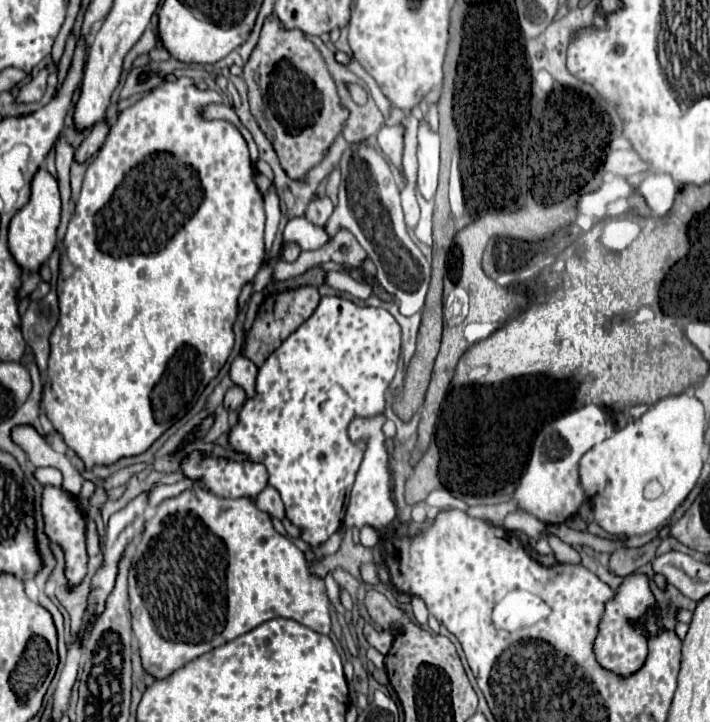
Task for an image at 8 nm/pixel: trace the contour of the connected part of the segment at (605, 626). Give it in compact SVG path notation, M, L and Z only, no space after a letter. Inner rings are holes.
M632 574L620 584L620 588L616 590L616 596L606 604L606 612L600 622L600 632L594 642L596 658L604 668L608 668L620 676L628 676L628 674L634 674L644 664L646 654L648 654L646 632L656 634L660 630L660 618L654 614L652 606L654 606L654 598L650 592L648 576ZM644 614L648 614L648 626L646 628L636 626L634 622Z

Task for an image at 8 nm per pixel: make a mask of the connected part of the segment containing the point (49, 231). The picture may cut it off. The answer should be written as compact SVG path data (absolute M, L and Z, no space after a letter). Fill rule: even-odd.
M40 168L36 178L32 180L32 196L24 208L16 212L16 216L10 222L10 232L8 232L8 248L16 260L16 264L22 270L28 272L38 272L40 266L50 258L56 246L56 230L60 224L60 192L58 192L58 182L48 170Z

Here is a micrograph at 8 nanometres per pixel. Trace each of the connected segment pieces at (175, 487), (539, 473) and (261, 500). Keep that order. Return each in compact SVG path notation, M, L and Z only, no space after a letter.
M180 480L180 482L176 482L176 484L158 484L158 486L154 486L154 488L148 492L148 506L156 506L156 504L160 504L162 500L172 498L172 496L184 492L186 488L192 488L192 486L194 486L192 480Z
M596 404L582 406L546 424L534 440L528 468L524 476L520 478L520 484L516 486L514 500L518 508L524 512L530 512L532 516L536 516L538 520L550 526L558 526L566 522L572 514L578 512L580 504L586 500L584 490L580 486L580 476L578 476L580 458L584 456L584 452L604 442L612 434L614 434L612 418L604 414Z
M266 486L256 498L254 498L256 506L268 514L272 514L274 518L278 520L284 520L284 504L282 504L282 498L278 494L276 488L272 486Z

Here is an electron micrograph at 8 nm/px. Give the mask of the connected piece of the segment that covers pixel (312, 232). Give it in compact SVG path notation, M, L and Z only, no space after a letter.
M300 218L300 248L302 250L316 250L324 246L326 240L328 240L328 234L324 228L310 224L306 218Z

